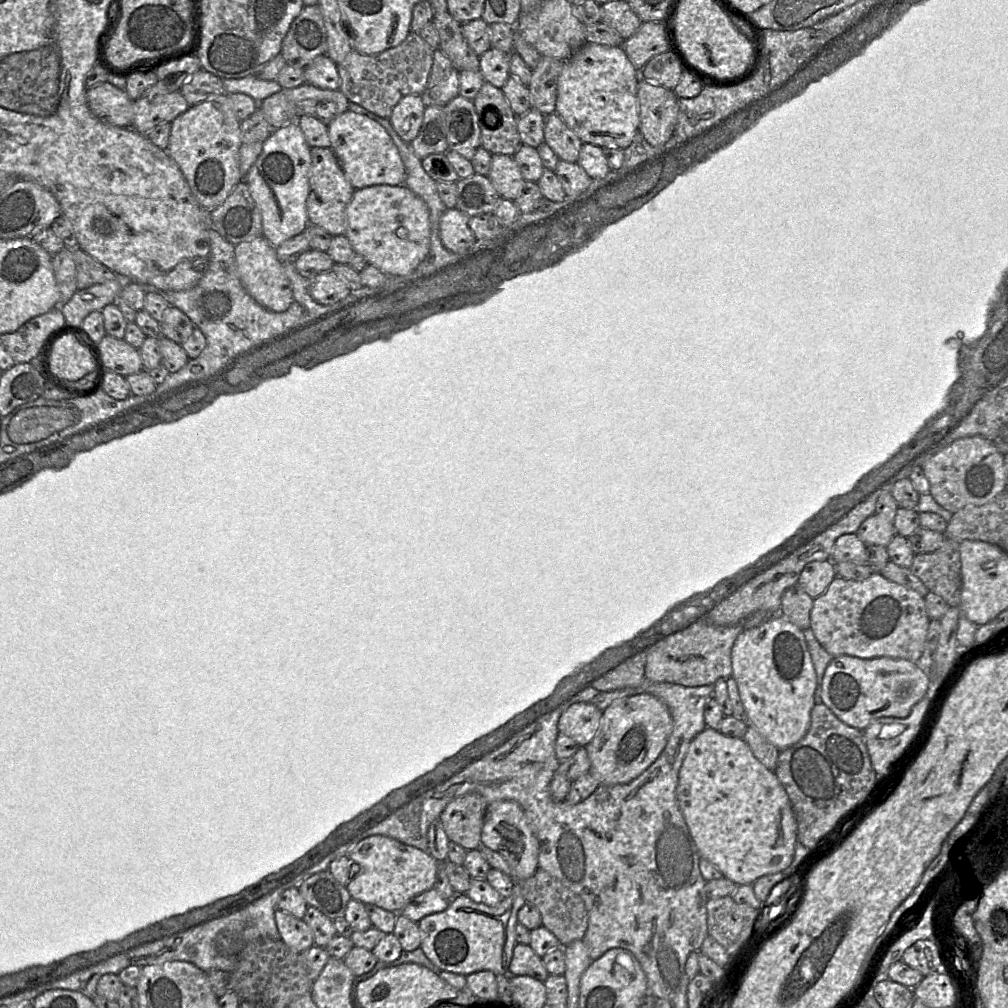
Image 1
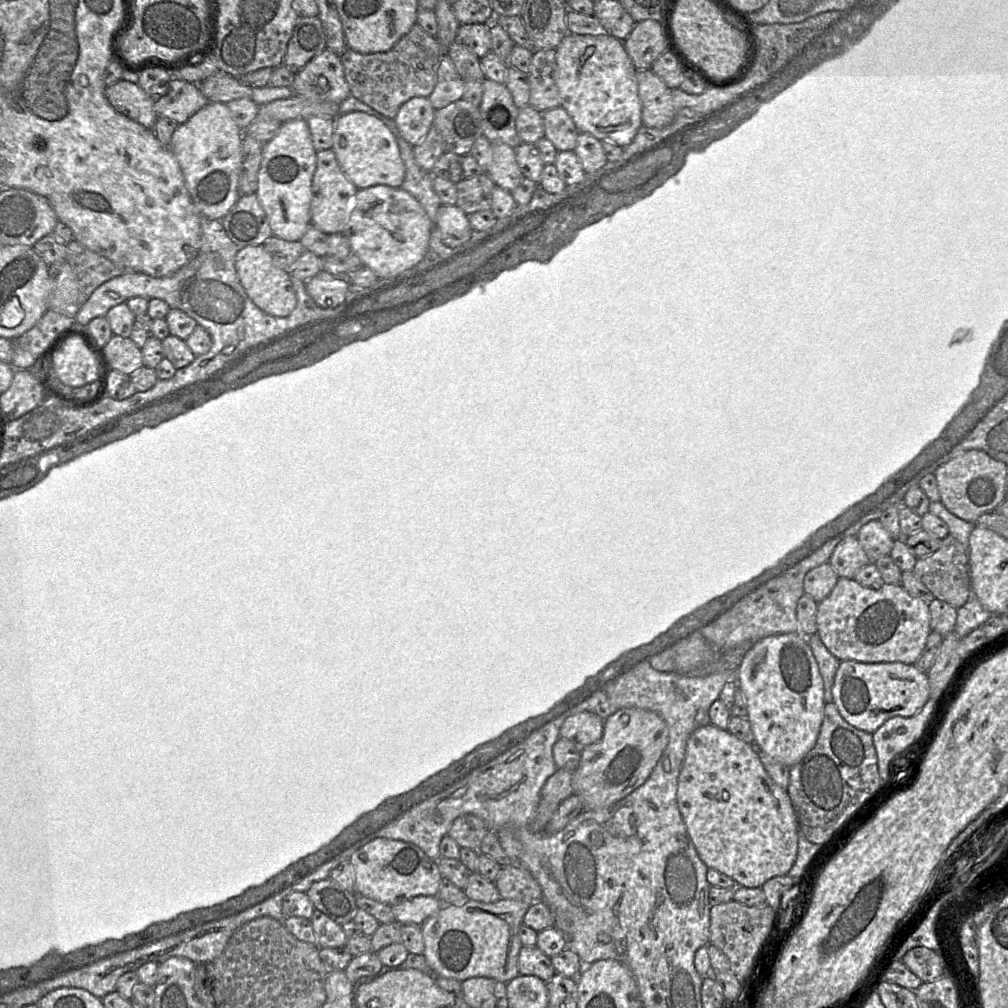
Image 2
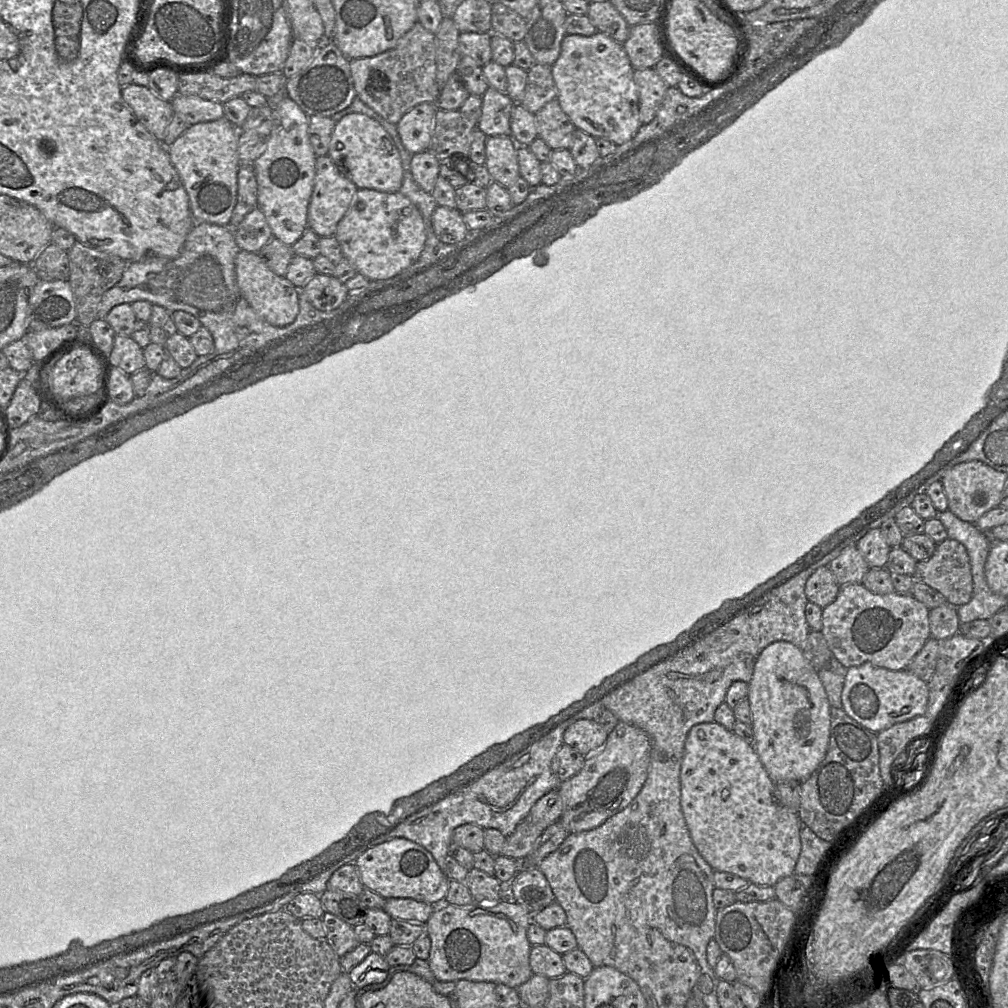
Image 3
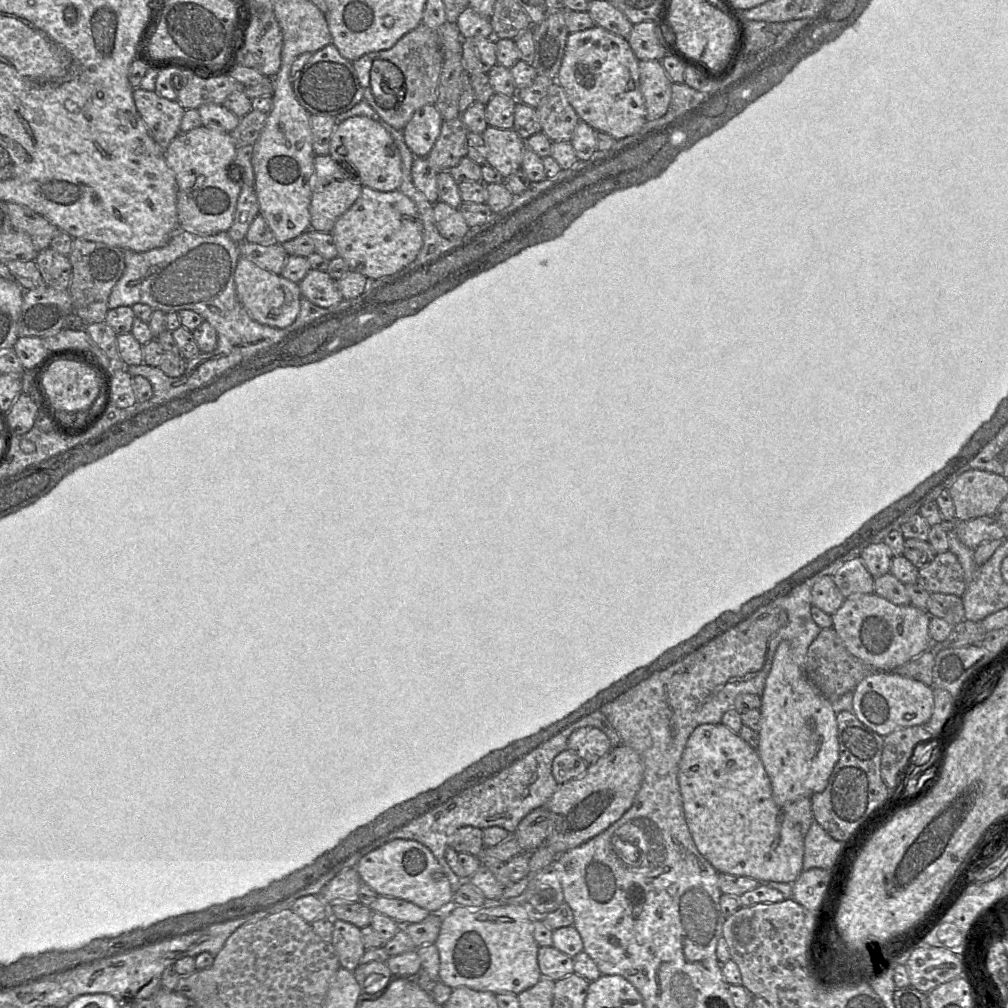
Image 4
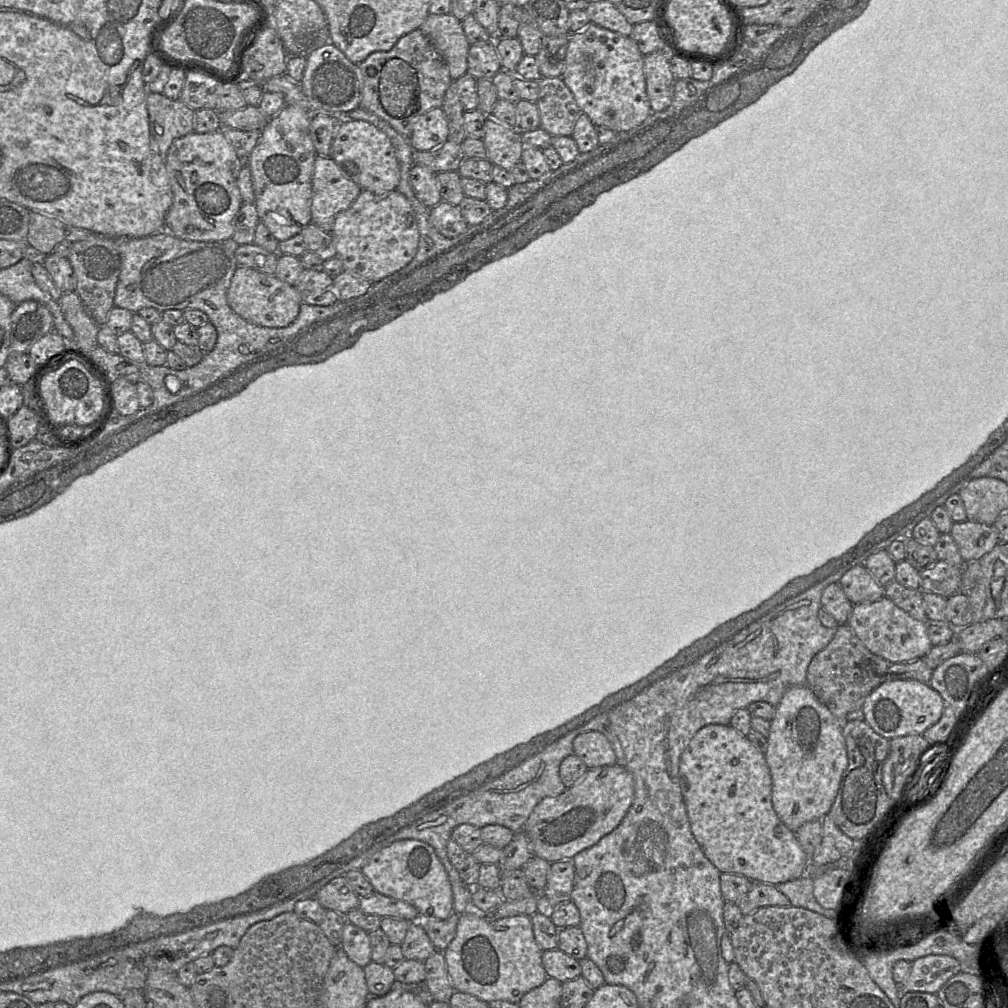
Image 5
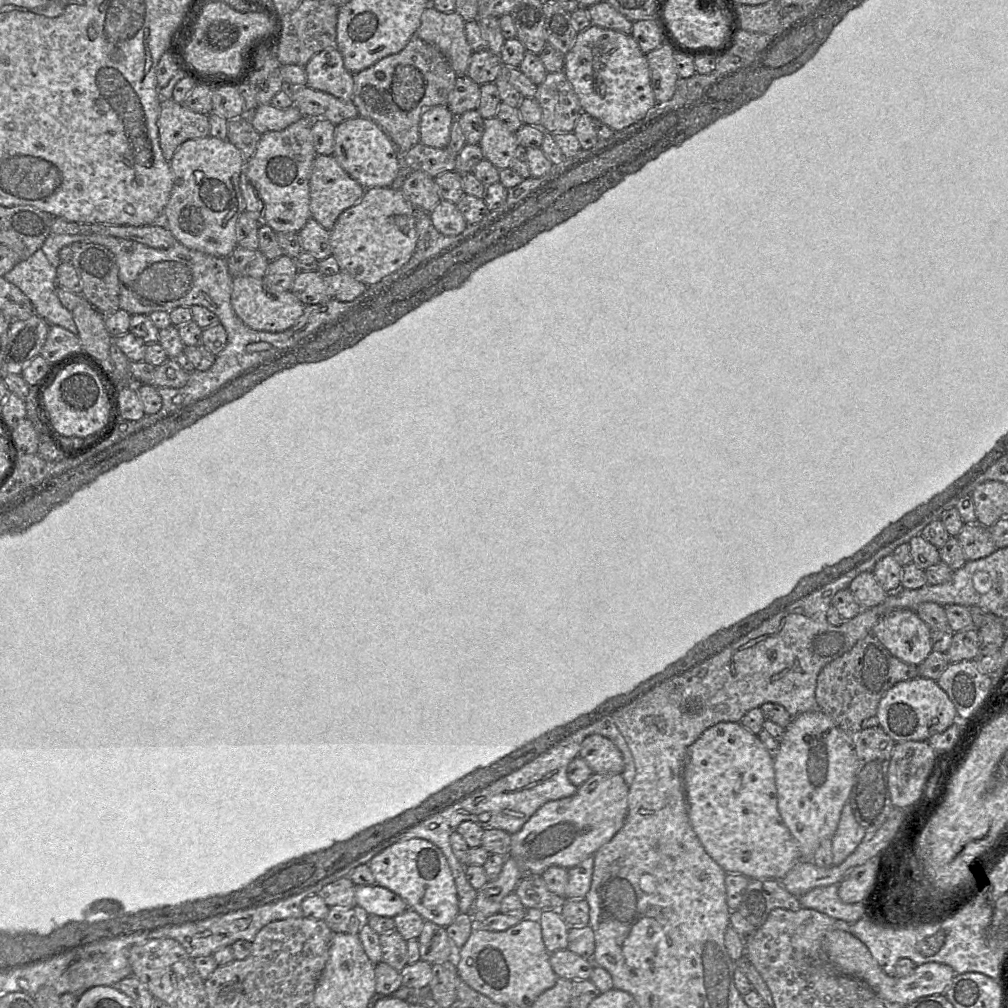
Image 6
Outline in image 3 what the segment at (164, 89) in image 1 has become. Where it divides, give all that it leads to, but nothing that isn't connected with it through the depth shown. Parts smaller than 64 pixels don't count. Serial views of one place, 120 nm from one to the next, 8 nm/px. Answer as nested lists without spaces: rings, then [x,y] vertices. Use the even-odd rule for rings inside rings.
[[[177,93],[170,102],[174,115],[179,116],[189,126],[224,117],[223,103],[205,100],[198,96]]]

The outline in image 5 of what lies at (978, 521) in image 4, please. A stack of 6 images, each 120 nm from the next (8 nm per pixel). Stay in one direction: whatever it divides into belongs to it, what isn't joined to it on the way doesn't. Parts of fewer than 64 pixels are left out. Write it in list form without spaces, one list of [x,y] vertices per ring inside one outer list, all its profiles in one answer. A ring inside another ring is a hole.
[[[975,521],[953,523],[949,534],[957,544],[964,563],[980,559],[1001,543],[994,525]]]

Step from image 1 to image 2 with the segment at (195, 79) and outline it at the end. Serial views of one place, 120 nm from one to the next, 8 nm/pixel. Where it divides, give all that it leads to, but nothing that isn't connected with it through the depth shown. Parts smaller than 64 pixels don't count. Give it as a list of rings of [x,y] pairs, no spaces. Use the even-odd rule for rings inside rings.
[[[217,72],[198,84],[201,93],[209,102],[228,103],[234,99],[250,98],[252,87],[224,72]]]

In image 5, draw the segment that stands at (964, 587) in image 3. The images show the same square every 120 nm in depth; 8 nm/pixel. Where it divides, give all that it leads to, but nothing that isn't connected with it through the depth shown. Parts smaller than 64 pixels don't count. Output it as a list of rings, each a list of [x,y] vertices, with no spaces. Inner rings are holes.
[[[937,560],[931,567],[920,571],[921,591],[927,591],[948,598],[959,592],[962,568],[944,560]]]

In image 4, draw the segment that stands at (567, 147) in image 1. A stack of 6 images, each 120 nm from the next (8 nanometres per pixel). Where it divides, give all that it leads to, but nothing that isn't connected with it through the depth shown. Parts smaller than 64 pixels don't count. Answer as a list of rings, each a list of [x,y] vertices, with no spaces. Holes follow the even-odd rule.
[[[553,81],[535,109],[541,132],[552,142],[566,142],[572,139],[580,118],[557,81]]]

